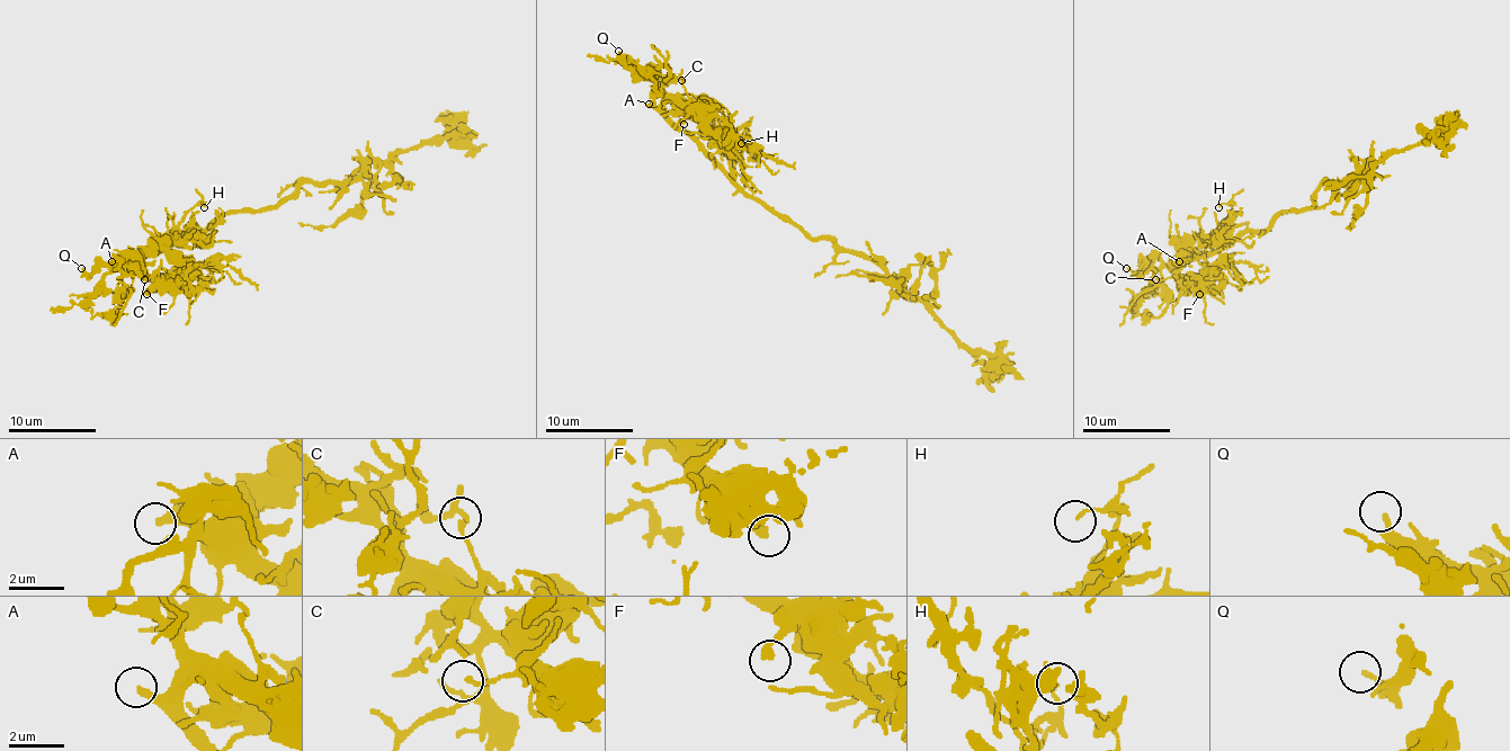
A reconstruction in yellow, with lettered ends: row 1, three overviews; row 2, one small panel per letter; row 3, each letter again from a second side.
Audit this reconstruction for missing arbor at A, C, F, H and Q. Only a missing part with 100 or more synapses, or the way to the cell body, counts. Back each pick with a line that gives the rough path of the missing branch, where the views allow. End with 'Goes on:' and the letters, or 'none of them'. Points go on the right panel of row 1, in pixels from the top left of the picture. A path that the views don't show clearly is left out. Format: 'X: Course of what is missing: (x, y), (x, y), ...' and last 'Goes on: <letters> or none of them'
Goes on: A

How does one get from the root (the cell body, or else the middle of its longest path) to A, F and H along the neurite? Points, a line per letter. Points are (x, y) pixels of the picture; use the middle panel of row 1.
A: (791, 224), (756, 202), (686, 132), (675, 130), (649, 104)
F: (791, 224), (756, 202), (671, 119), (677, 104), (688, 110), (684, 124)
H: (791, 224), (756, 202), (734, 180), (730, 154), (711, 136), (727, 157), (741, 150), (741, 143)

